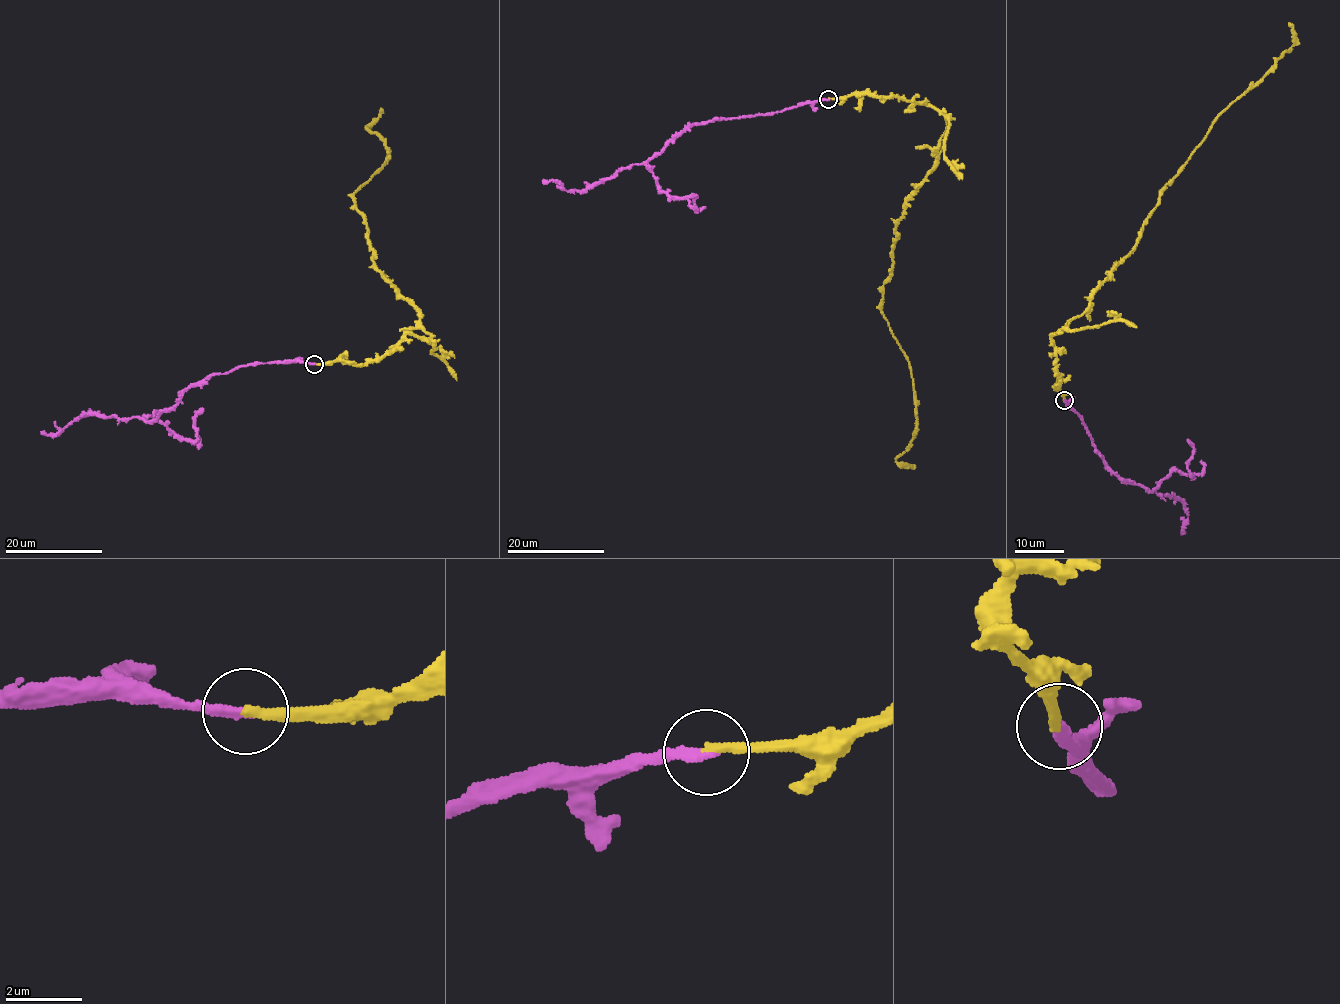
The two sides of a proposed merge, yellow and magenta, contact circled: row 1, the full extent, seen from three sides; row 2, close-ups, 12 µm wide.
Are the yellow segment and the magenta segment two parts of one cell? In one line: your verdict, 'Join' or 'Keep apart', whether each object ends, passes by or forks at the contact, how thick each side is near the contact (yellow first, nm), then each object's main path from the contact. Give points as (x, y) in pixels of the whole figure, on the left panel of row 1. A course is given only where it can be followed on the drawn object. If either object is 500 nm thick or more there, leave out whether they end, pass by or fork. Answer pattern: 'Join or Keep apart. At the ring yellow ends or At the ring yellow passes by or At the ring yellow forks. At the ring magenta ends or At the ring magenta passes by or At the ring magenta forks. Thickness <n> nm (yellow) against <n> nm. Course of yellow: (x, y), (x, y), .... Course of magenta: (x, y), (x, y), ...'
Join. At the ring yellow ends. At the ring magenta ends. Thickness 220 nm (yellow) against 280 nm. Course of yellow: (314, 364), (430, 337), (356, 207), (388, 155), (366, 126), (381, 108). Course of magenta: (314, 364), (276, 361), (241, 365), (190, 383), (176, 403), (147, 421), (88, 414), (55, 433), (40, 431)

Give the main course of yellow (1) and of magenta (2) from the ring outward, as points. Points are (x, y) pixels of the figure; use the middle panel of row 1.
1: (828, 99), (894, 96), (946, 121), (884, 286), (917, 424), (896, 461), (914, 465)
2: (828, 99), (702, 122), (684, 130), (641, 164), (619, 168), (582, 190), (565, 189), (557, 182), (542, 180)

